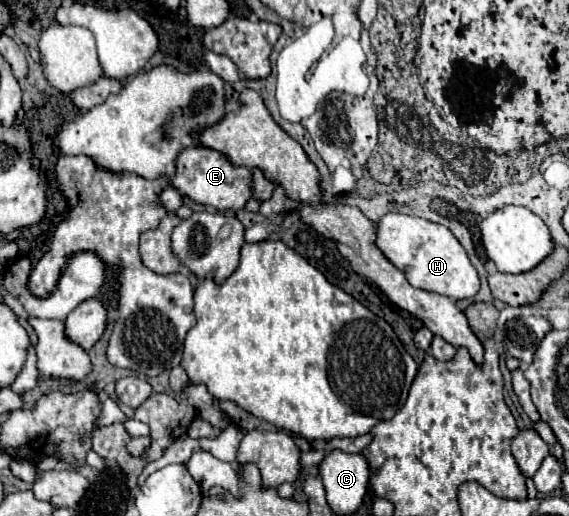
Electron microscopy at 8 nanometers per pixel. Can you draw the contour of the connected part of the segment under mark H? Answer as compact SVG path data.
M385 214L377 226L377 246L395 264L407 272L411 286L445 294L453 300L465 300L479 292L479 276L459 240L443 224L435 224L407 214Z

